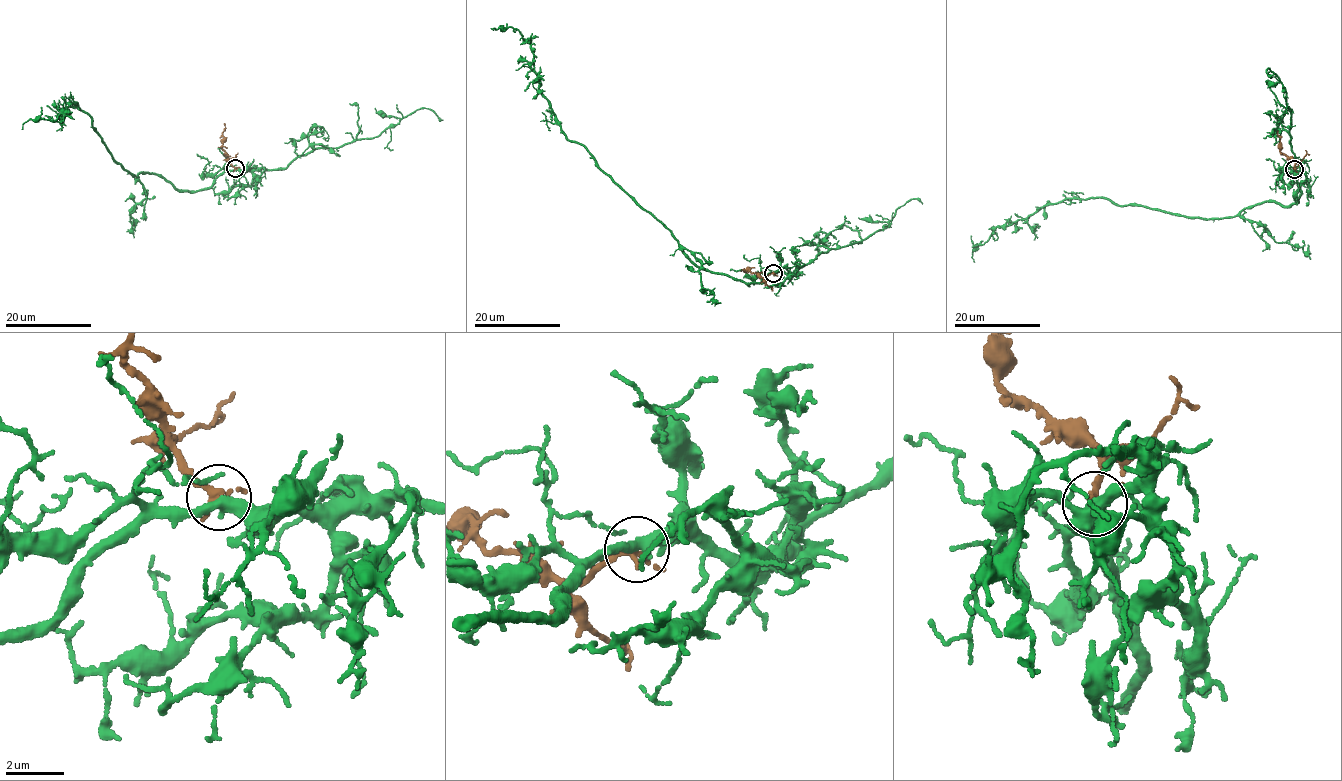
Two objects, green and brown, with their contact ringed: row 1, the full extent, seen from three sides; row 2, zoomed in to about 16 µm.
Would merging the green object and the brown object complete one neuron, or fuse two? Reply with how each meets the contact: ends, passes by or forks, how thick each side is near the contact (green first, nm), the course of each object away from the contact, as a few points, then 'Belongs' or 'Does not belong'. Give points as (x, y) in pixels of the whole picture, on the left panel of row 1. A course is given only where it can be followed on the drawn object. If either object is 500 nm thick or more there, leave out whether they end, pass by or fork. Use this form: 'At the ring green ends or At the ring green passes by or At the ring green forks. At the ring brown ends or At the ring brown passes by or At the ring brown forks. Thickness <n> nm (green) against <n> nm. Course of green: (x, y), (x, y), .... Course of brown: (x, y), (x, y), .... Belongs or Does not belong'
At the ring green forks. At the ring brown passes by. Thickness 320 nm (green) against 220 nm. Course of green: (236, 168), (196, 191), (147, 173), (137, 176), (115, 162), (76, 102), (53, 121), (28, 120), (21, 129). Course of brown: (236, 168), (222, 146), (224, 123). Belongs

